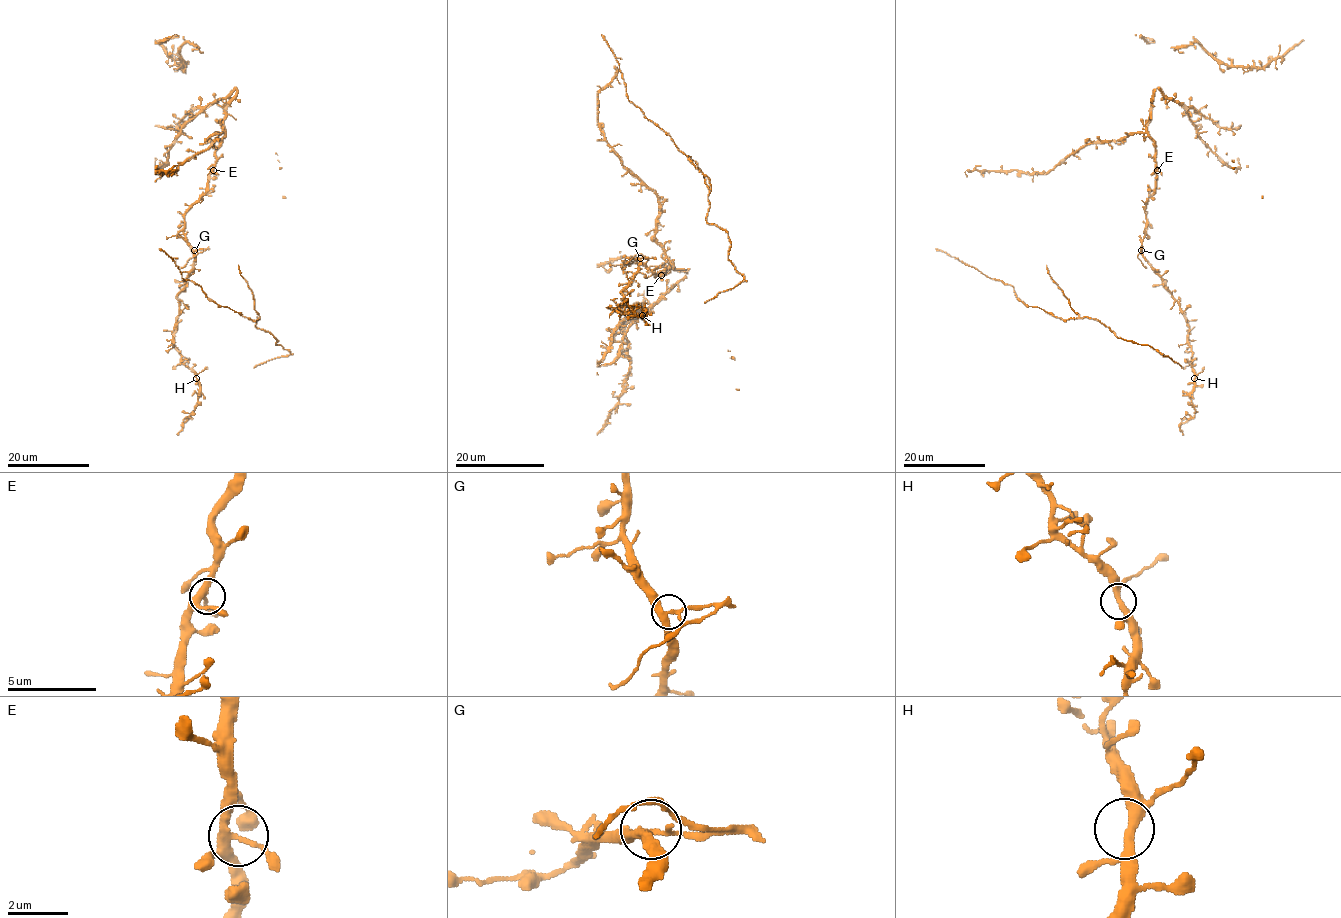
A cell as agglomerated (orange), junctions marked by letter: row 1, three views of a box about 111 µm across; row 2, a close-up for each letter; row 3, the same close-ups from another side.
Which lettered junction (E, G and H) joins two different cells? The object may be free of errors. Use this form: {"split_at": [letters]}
{"split_at": ["G"]}

